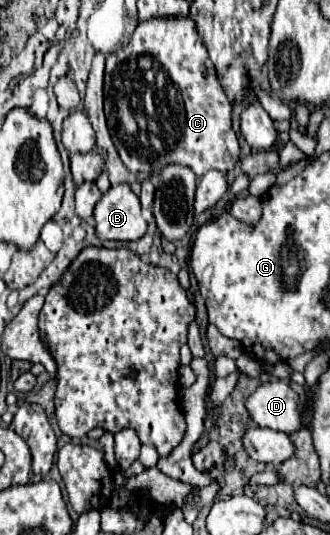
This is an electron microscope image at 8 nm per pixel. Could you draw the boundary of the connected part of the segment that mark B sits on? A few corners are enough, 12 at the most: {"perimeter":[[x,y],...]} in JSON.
{"perimeter":[[129,184],[111,186],[95,206],[101,240],[147,232]]}

